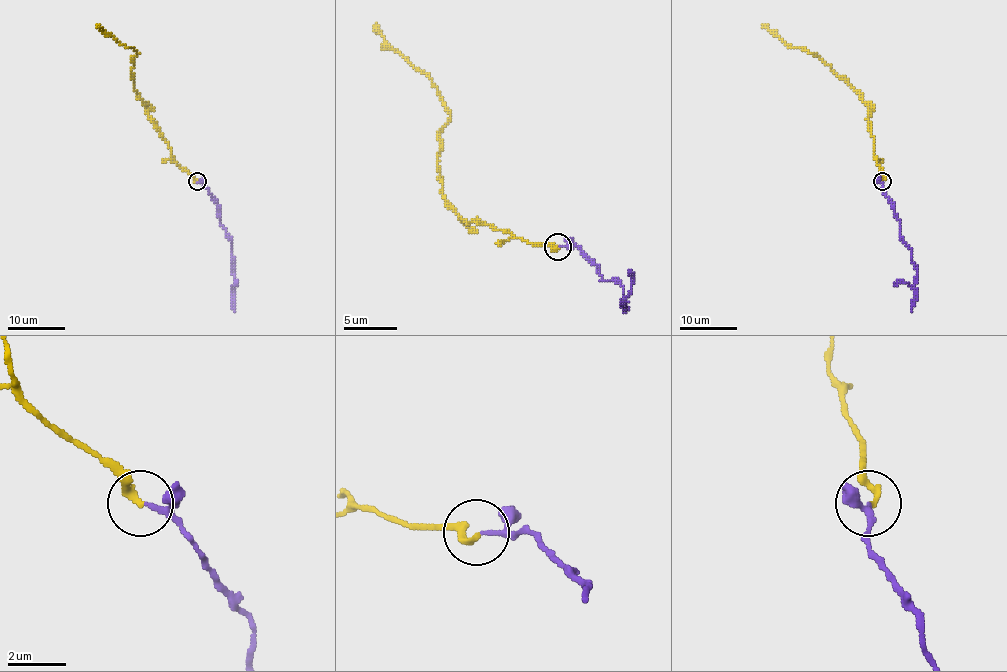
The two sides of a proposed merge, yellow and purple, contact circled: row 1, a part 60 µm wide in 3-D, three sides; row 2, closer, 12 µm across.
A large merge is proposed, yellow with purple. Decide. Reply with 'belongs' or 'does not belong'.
belongs

